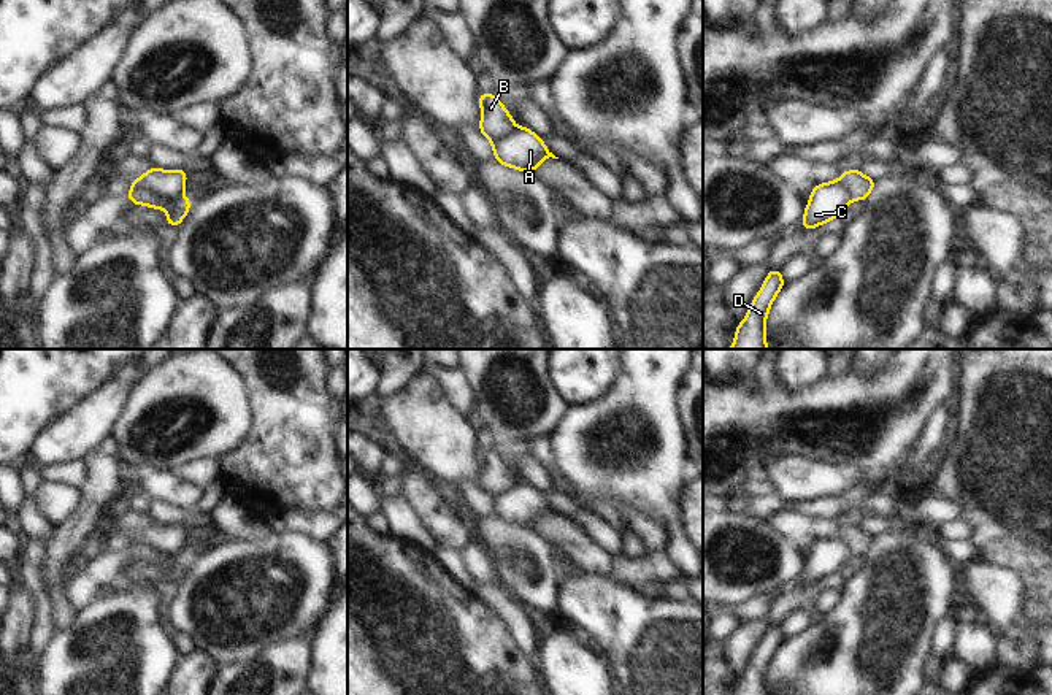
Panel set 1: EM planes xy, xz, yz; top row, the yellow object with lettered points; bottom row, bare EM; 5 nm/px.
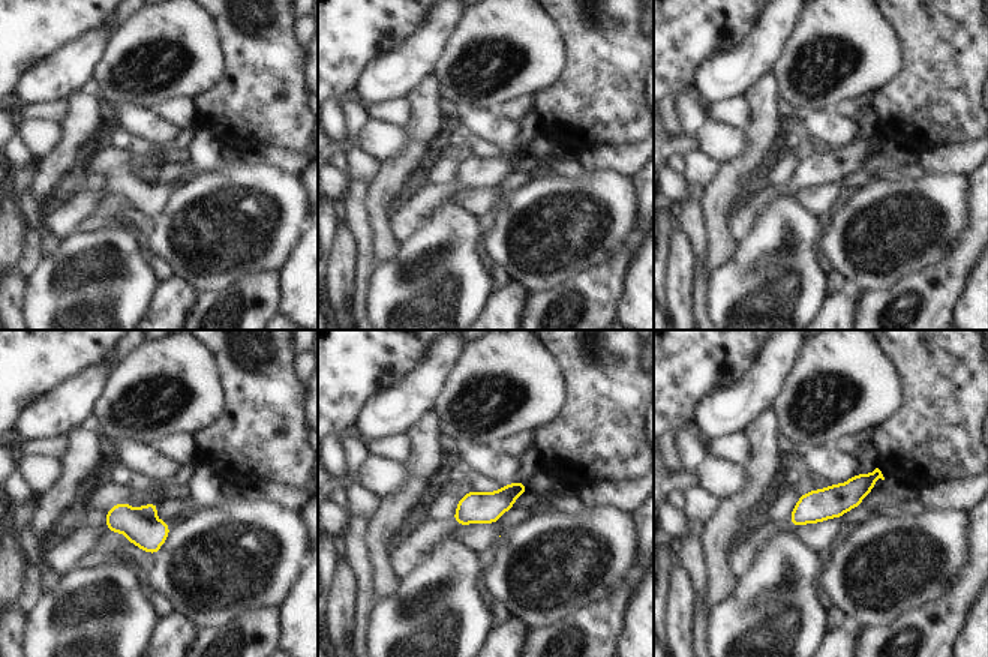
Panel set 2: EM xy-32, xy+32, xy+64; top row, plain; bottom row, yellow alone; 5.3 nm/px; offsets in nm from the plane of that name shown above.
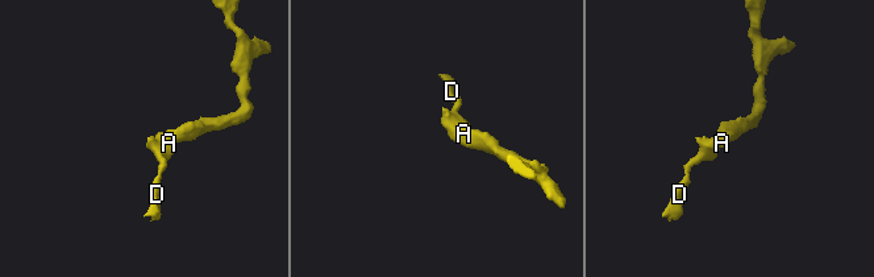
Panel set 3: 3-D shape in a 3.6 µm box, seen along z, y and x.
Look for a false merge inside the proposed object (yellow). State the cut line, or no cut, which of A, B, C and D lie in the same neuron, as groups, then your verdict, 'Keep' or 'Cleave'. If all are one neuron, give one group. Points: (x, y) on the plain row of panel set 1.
Split along xy (138, 533), (148, 545), (167, 556), (180, 551). Groups: A / B C D. Cleave.

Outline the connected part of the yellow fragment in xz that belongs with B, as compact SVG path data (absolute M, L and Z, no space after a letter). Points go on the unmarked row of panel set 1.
M479 447L479 460L482 468L479 487L487 495L497 497L517 484L508 465L493 449Z

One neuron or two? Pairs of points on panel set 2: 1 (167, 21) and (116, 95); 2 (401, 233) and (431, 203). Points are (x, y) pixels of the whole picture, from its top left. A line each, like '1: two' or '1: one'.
1: one
2: one

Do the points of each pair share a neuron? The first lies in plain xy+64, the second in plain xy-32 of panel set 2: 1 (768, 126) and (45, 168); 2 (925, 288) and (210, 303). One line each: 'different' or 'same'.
1: same
2: same

